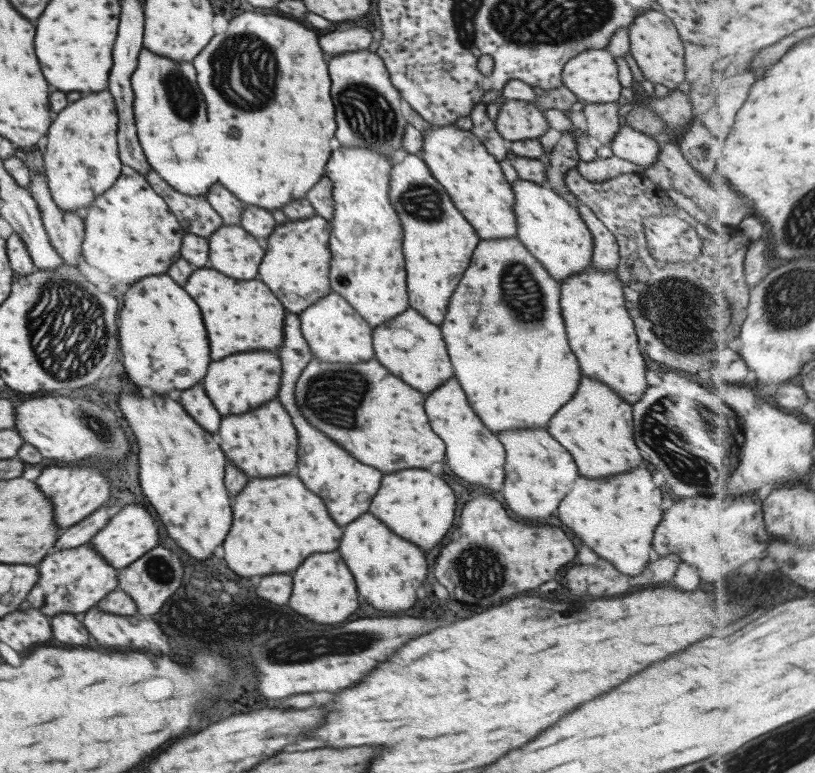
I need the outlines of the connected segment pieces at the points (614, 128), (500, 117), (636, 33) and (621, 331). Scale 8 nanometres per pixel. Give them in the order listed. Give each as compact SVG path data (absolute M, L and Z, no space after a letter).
M616 102L585 103L582 109L587 125L585 133L597 138L601 144L609 144L621 125L621 119L617 114L618 108Z
M505 100L494 120L497 134L505 143L516 140L538 139L547 134L548 122L533 103Z
M649 10L643 16L637 16L629 26L629 52L633 60L637 62L639 70L651 84L661 84L669 90L675 89L679 82L683 82L684 72L684 50L682 42L667 16L661 12Z
M587 266L583 272L575 276L567 276L560 283L561 292L561 316L565 322L565 332L567 332L567 342L571 352L576 356L576 361L581 370L581 376L587 376L591 380L607 384L617 396L621 396L623 402L633 406L645 392L645 365L643 357L639 352L637 336L635 336L634 324L629 314L627 314L624 298L623 286L617 278L616 270L613 272L601 272L595 270L593 266Z

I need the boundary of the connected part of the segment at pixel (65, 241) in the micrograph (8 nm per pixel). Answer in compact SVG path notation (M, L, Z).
M44 172L30 176L29 194L36 202L40 219L48 242L62 258L62 264L77 266L77 256L81 256L84 226L75 211L59 210L49 194Z

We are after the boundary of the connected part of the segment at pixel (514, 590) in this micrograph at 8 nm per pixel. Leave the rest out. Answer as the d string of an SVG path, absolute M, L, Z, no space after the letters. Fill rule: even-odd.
M487 494L465 502L457 530L459 538L441 546L433 576L459 602L491 606L505 596L535 590L575 558L575 546L559 528L515 522Z

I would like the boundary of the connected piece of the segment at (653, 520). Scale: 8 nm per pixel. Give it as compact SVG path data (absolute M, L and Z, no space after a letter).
M643 468L609 476L605 480L587 480L579 476L571 492L559 502L559 522L577 536L591 552L607 560L615 570L637 576L649 562L653 528L661 520L661 492L653 486L651 474Z

